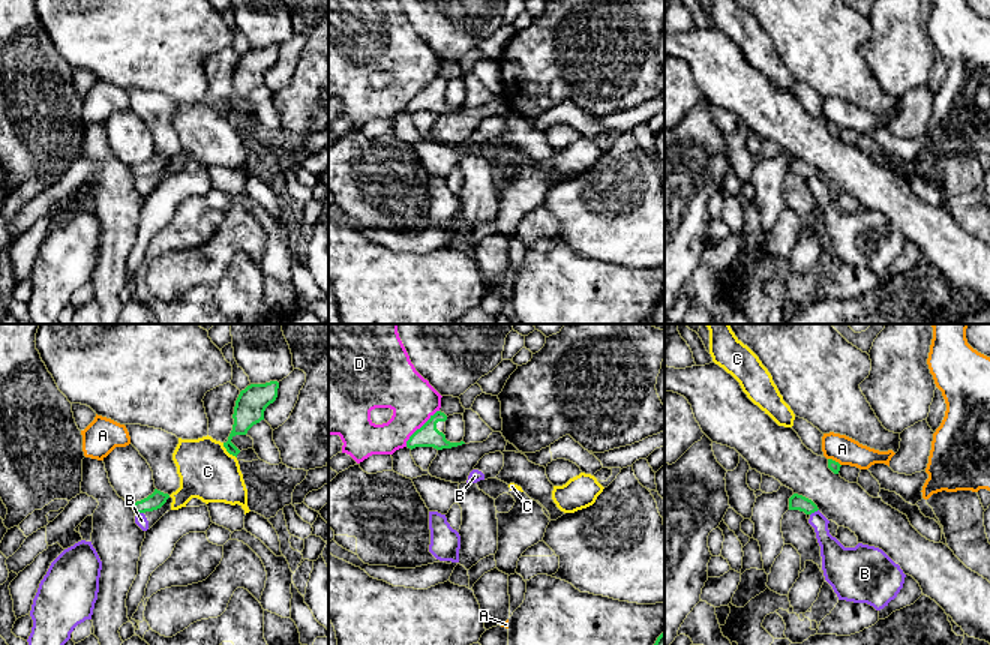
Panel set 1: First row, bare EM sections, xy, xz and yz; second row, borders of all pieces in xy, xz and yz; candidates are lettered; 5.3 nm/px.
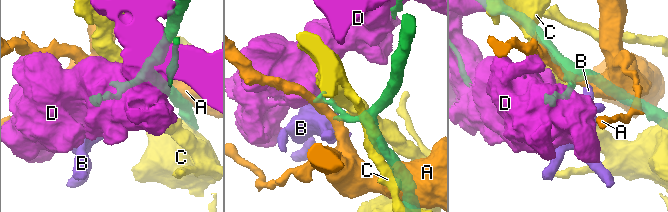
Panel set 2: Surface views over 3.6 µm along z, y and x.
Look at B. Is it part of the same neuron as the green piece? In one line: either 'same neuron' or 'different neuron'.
different neuron

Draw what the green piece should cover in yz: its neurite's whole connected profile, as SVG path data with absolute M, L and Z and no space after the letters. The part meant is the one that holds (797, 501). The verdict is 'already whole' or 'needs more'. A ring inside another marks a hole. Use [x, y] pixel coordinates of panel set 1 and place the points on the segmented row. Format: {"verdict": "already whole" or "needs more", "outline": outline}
{"verdict": "already whole", "outline": "M794 494L789 498L789 510L800 510L800 512L804 512L806 514L812 514L818 512L819 508L812 500L802 495Z"}

